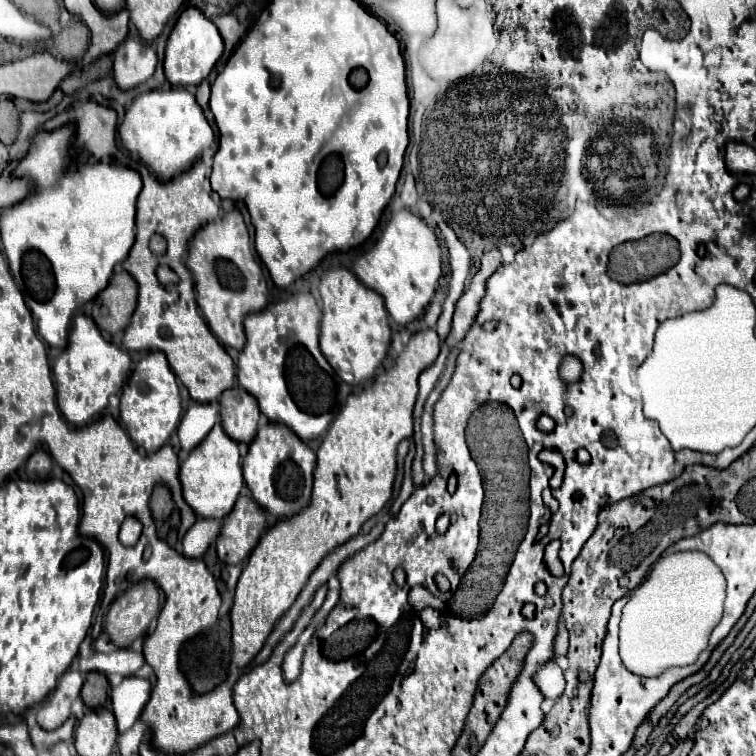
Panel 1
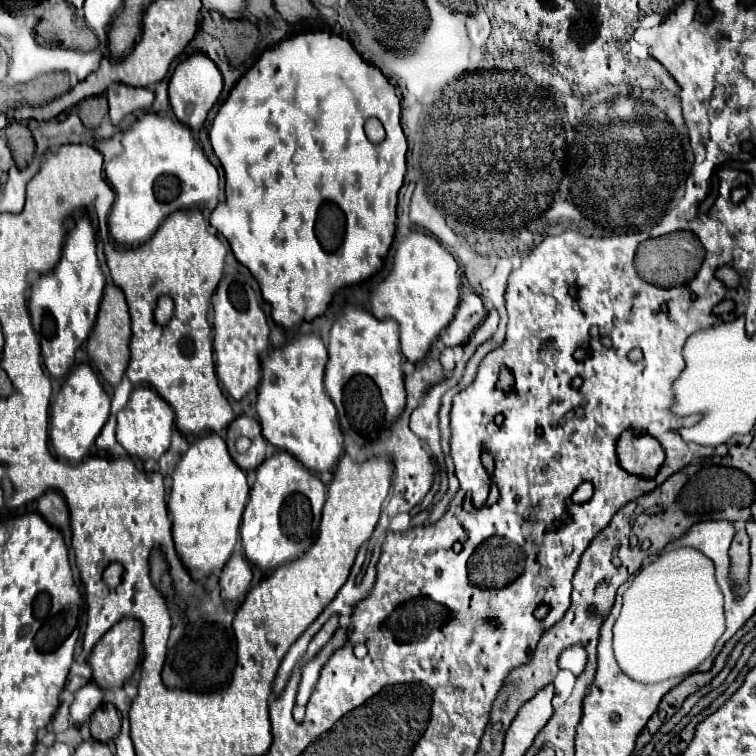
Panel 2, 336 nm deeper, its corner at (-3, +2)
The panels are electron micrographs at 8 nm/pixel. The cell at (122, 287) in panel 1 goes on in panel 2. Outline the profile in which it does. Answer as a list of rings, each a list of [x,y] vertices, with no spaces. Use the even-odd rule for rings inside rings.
[[[108,282],[106,286],[106,292],[104,292],[104,298],[100,302],[100,310],[98,310],[98,320],[94,324],[94,330],[92,334],[88,336],[88,344],[86,344],[86,350],[88,350],[88,356],[92,358],[92,362],[98,366],[100,374],[112,384],[116,386],[128,366],[128,360],[130,360],[130,352],[128,352],[128,344],[130,344],[130,336],[132,336],[132,330],[130,330],[130,314],[128,314],[128,304],[126,304],[126,296],[124,292]]]

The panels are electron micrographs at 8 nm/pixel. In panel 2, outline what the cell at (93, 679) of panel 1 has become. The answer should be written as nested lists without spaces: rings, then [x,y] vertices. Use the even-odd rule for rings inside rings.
[[[102,704],[90,716],[90,732],[92,738],[100,742],[108,742],[120,732],[120,716],[114,704]]]

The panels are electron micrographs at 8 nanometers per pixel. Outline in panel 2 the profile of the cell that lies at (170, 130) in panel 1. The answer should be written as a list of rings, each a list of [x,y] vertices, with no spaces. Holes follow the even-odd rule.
[[[146,112],[122,134],[122,152],[106,168],[106,180],[116,192],[108,226],[110,236],[120,246],[138,246],[146,242],[164,218],[180,208],[204,208],[220,190],[220,176],[206,158],[192,130],[172,118]]]

